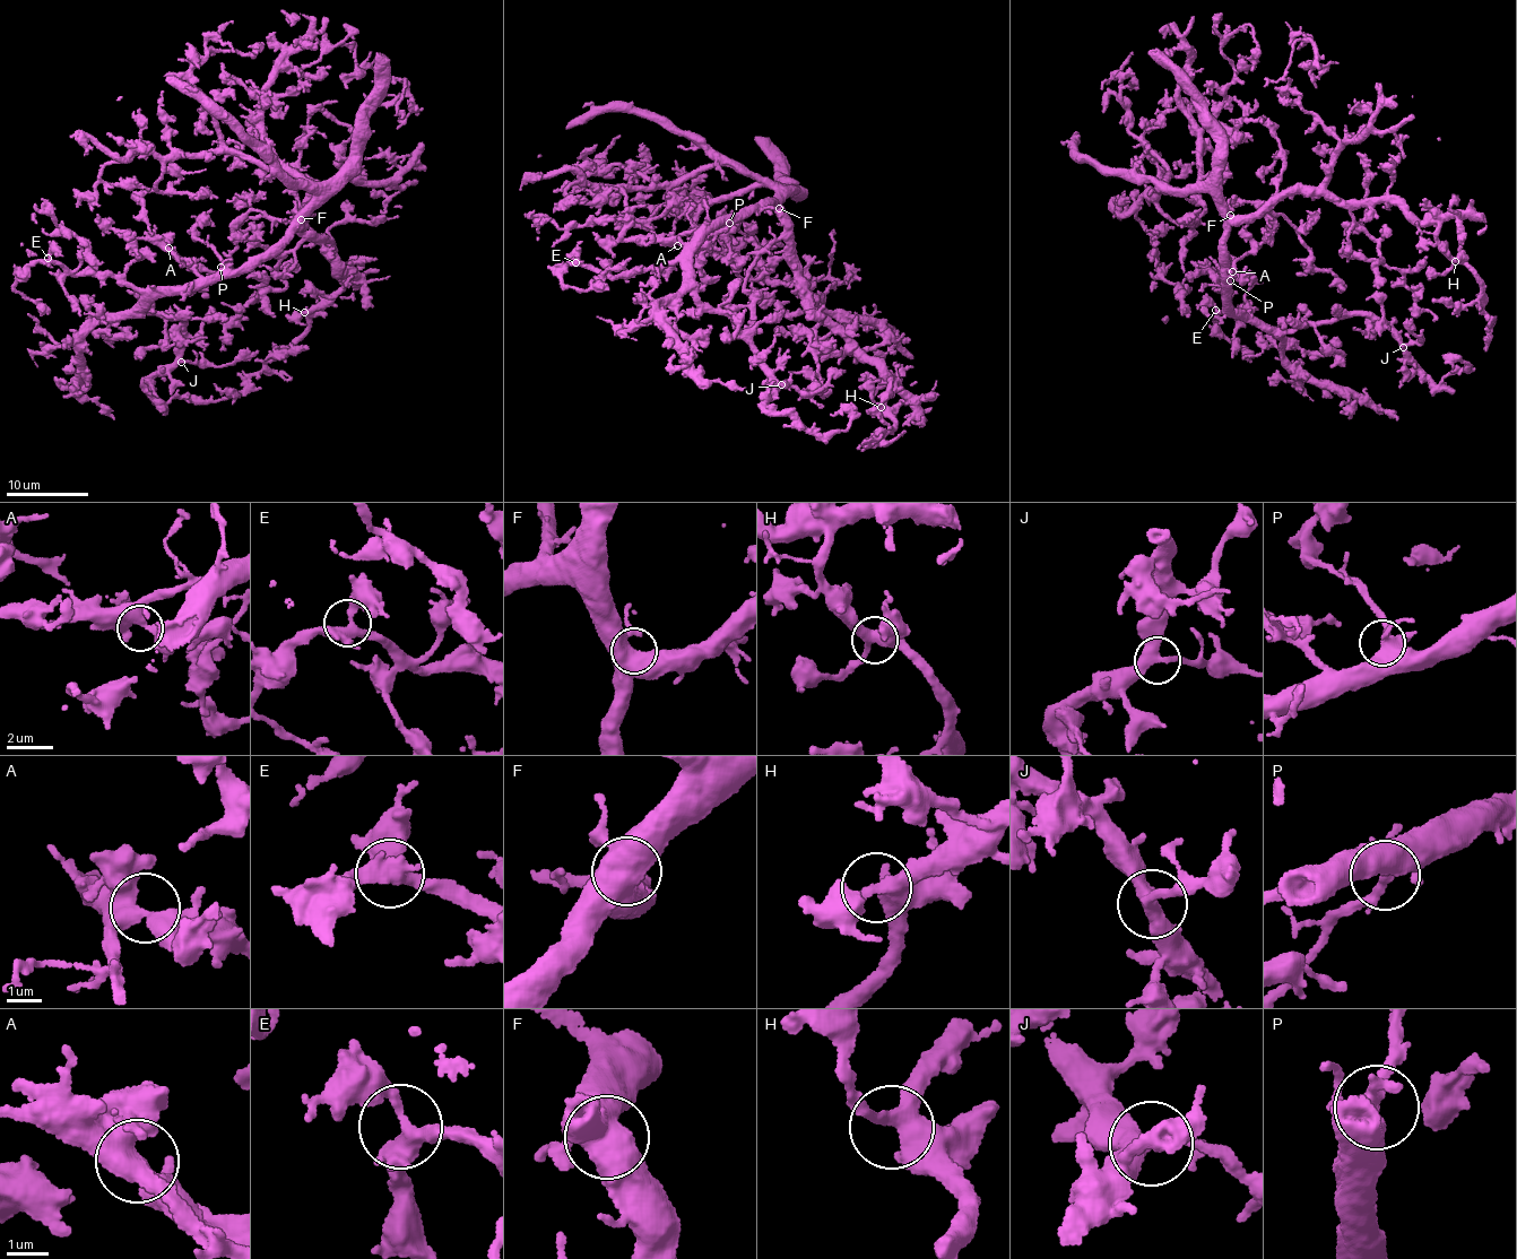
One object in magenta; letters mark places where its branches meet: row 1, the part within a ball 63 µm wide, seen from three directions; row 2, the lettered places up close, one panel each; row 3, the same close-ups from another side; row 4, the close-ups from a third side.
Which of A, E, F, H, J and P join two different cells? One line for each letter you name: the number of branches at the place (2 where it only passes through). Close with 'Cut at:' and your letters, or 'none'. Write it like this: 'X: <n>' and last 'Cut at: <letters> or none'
Cut at: none

